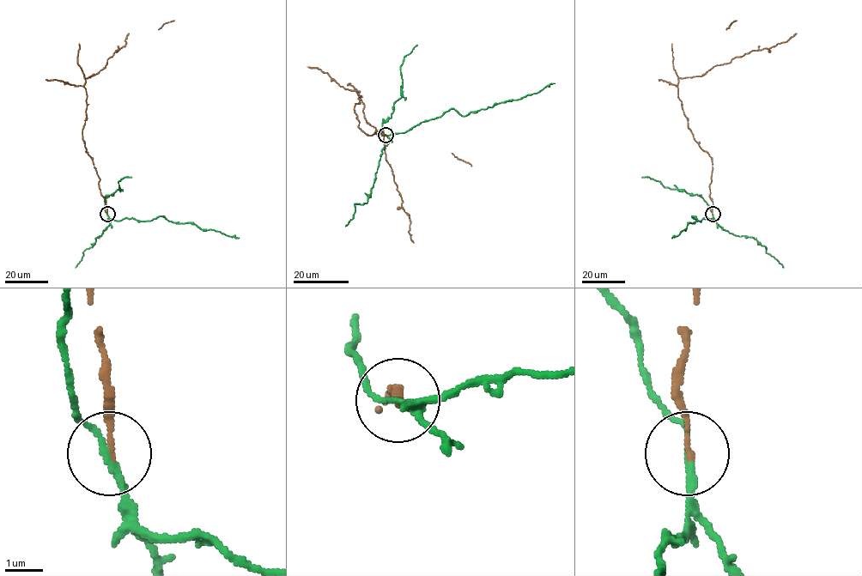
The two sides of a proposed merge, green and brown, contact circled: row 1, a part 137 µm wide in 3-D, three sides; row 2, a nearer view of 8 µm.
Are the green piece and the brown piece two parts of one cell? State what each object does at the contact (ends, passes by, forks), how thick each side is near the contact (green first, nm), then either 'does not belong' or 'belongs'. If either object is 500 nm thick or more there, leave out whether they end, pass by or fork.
green passes by; brown ends there; 150 nm thick on the green side, 150 nm on the other; does not belong

